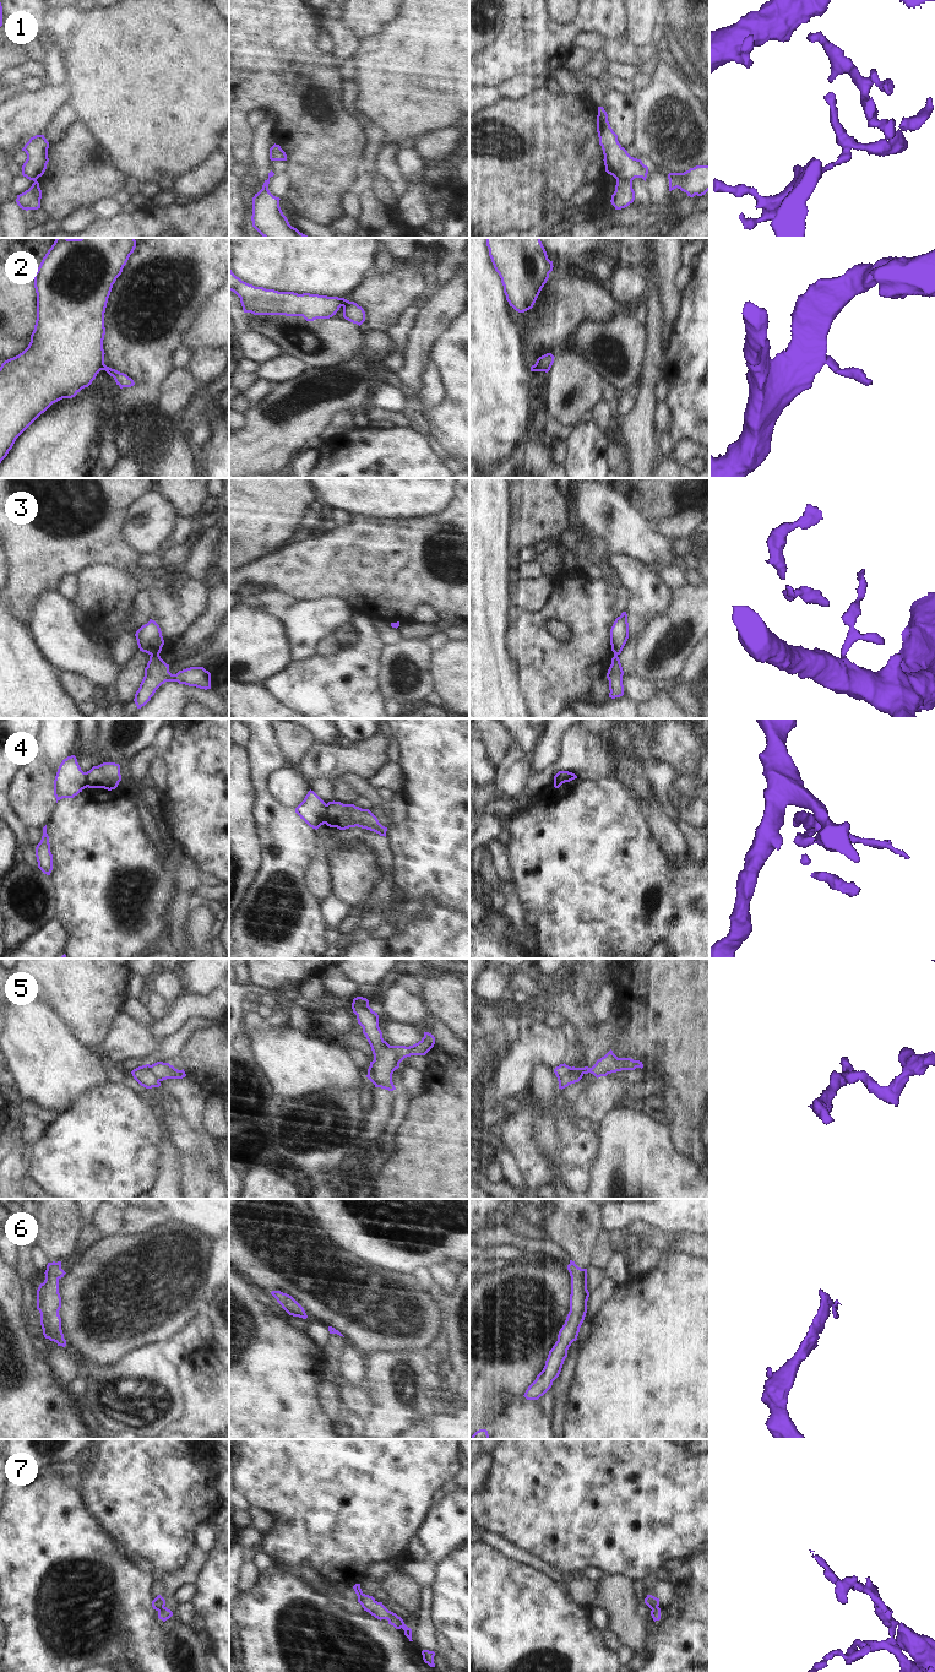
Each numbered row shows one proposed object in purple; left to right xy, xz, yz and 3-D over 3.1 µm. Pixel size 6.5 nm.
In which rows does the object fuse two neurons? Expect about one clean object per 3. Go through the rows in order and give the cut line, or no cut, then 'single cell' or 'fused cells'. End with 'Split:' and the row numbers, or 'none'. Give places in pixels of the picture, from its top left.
1: cut yz (631, 179), (619, 179), (617, 182); fused cells
2: cut xz (346, 299), (342, 305); fused cells
3: cut xy (151, 653), (158, 655); fused cells
4: cut xz (327, 804), (324, 823); fused cells
5: cut xz (391, 1046), (398, 1063); fused cells
6: cut none; single cell
7: cut xy (163, 1606), (157, 1610); fused cells
Split: 1, 2, 3, 4, 5, 7

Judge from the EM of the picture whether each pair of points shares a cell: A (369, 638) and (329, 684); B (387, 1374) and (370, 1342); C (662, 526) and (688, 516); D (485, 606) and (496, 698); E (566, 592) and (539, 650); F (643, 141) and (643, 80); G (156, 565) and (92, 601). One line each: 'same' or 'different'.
A: same
B: different
C: same
D: same
E: same
F: different
G: same

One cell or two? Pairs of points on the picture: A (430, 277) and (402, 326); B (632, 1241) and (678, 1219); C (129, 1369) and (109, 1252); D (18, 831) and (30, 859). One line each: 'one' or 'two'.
A: one
B: two
C: two
D: one

